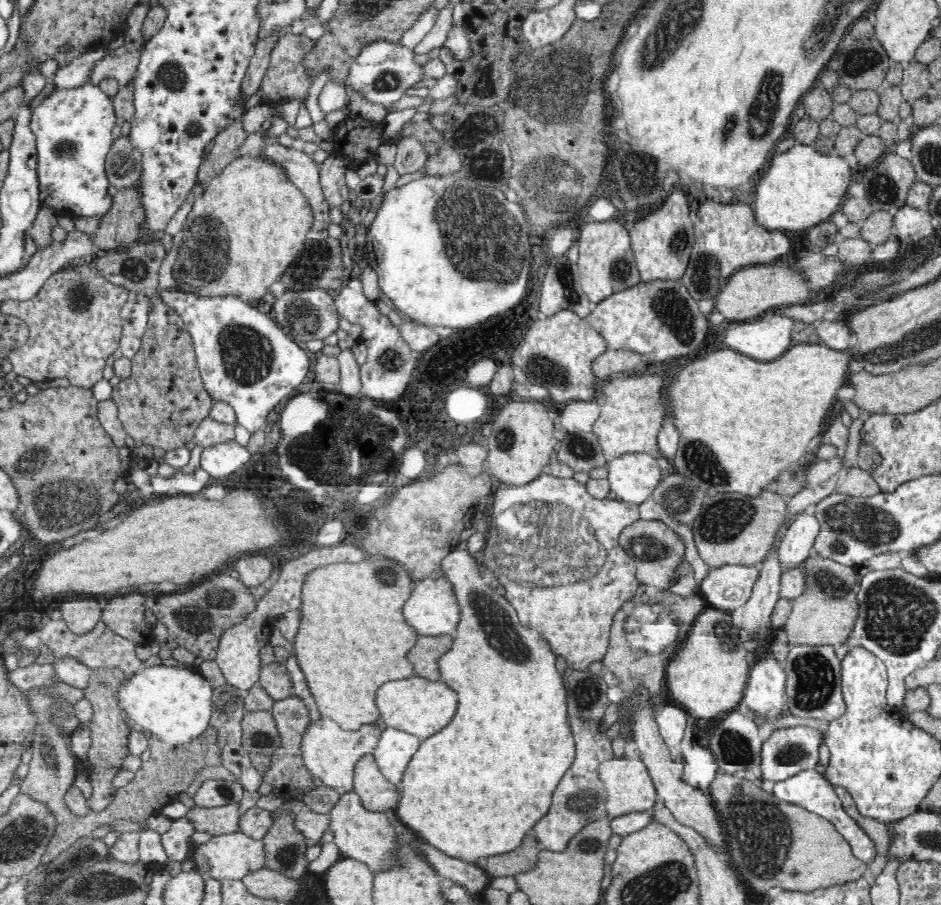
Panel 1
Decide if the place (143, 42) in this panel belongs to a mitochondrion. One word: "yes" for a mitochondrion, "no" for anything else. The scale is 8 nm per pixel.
no

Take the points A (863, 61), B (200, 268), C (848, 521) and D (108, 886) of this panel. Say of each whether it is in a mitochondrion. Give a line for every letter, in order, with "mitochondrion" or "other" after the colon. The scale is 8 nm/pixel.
A: mitochondrion
B: mitochondrion
C: mitochondrion
D: mitochondrion

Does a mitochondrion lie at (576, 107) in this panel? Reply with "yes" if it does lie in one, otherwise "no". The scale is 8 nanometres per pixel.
yes

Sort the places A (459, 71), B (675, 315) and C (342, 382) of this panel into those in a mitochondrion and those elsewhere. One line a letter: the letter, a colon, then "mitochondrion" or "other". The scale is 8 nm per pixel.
A: other
B: mitochondrion
C: other

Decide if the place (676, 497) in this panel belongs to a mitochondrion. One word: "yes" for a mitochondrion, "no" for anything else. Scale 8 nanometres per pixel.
yes

